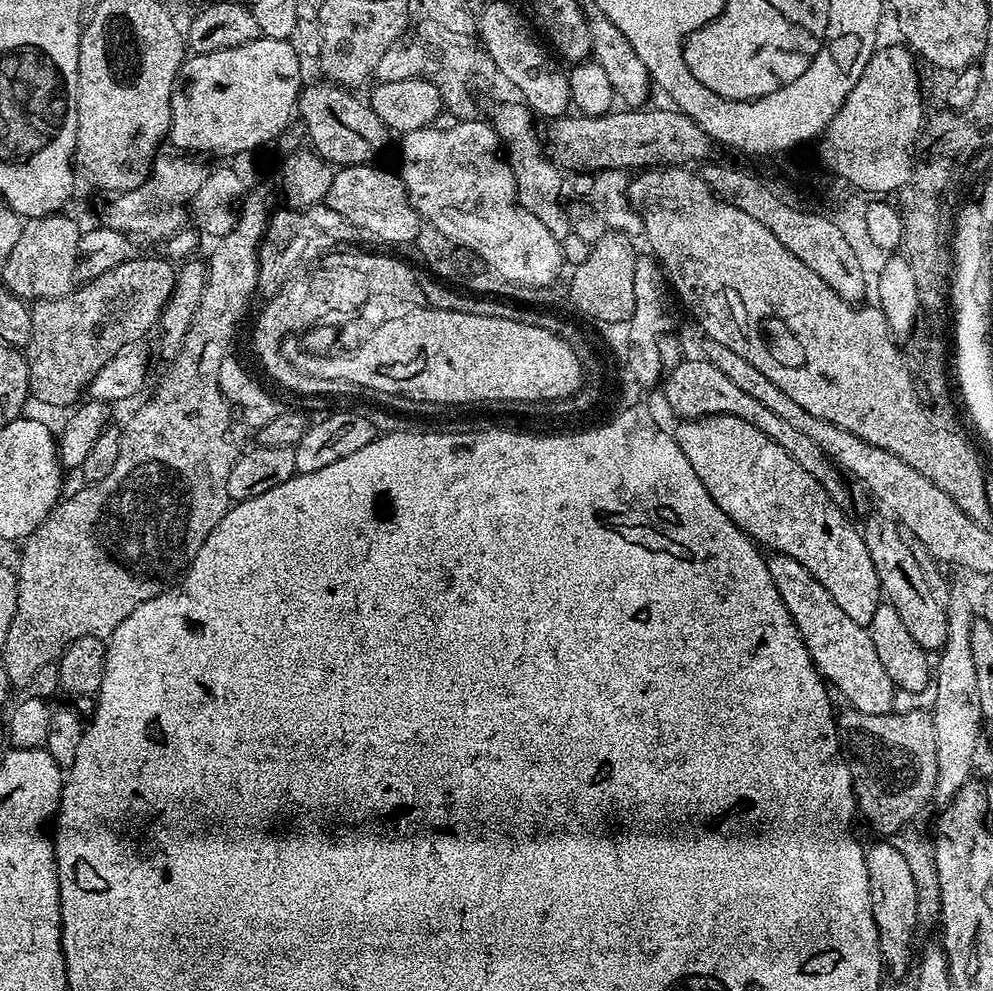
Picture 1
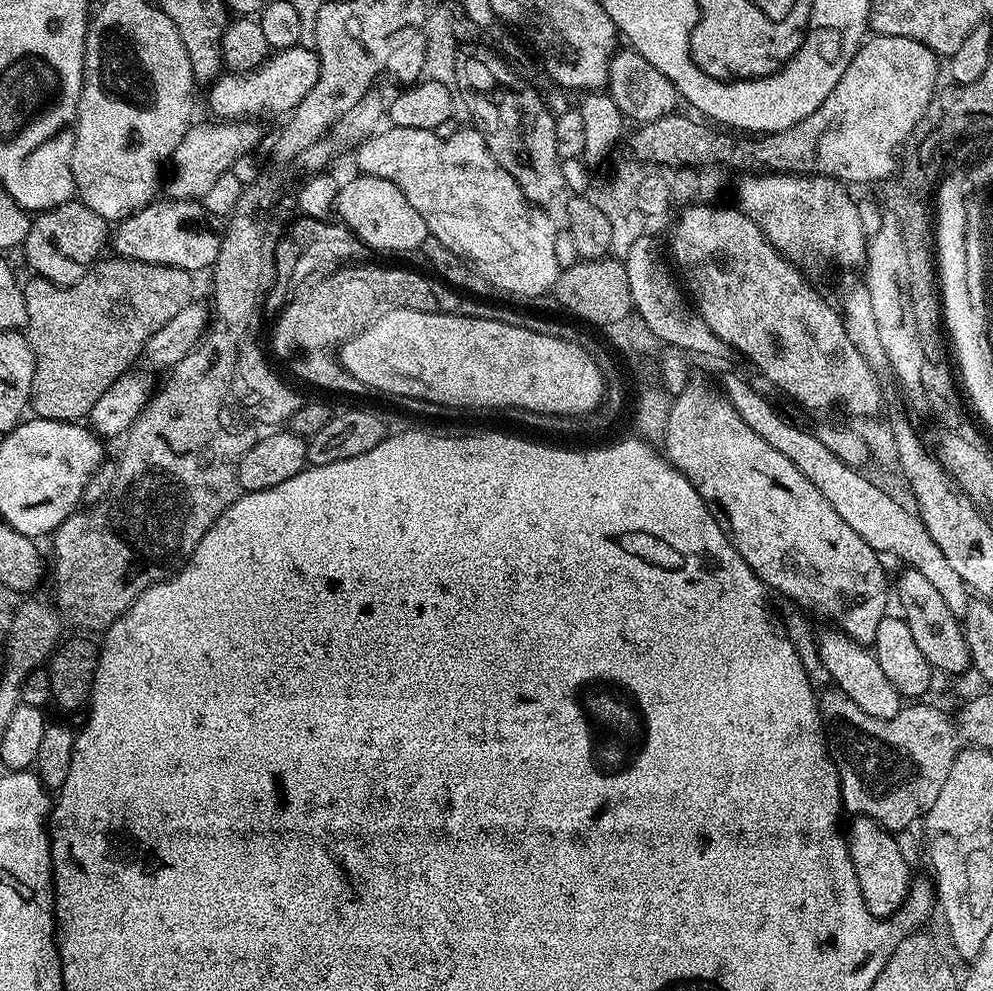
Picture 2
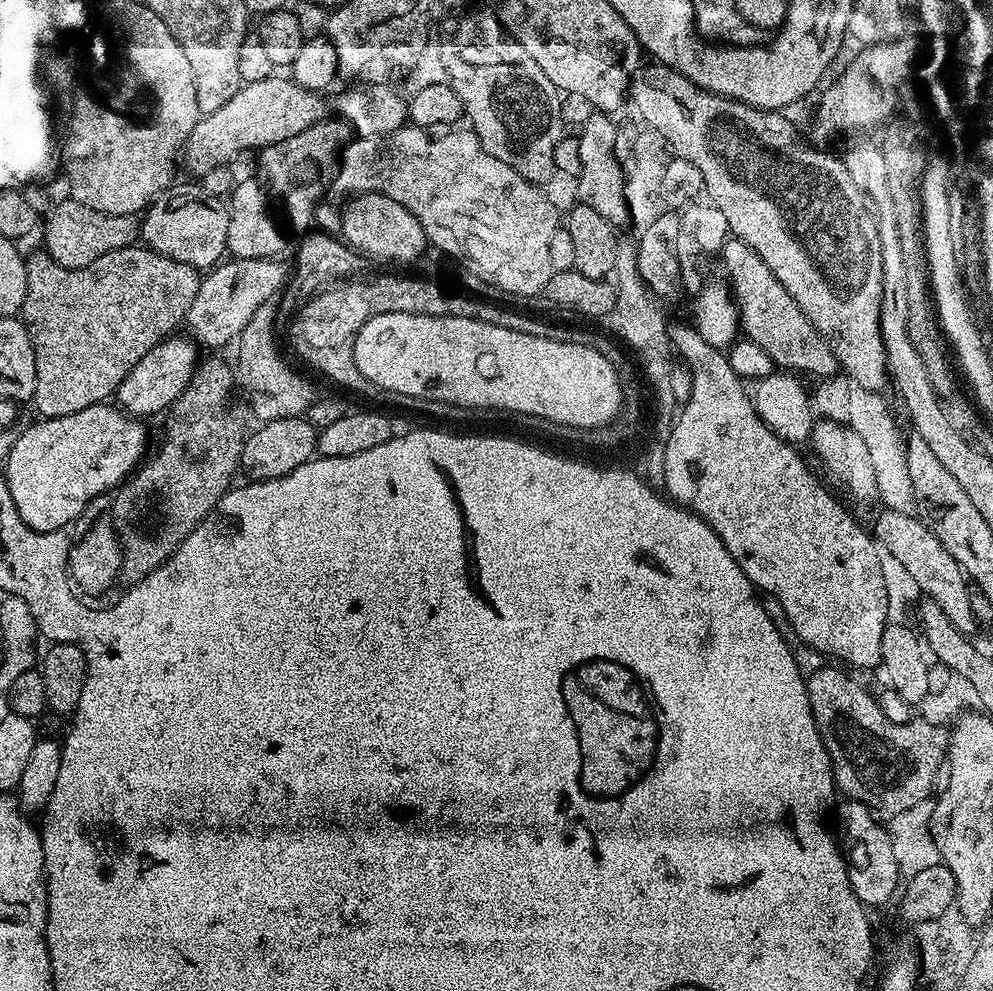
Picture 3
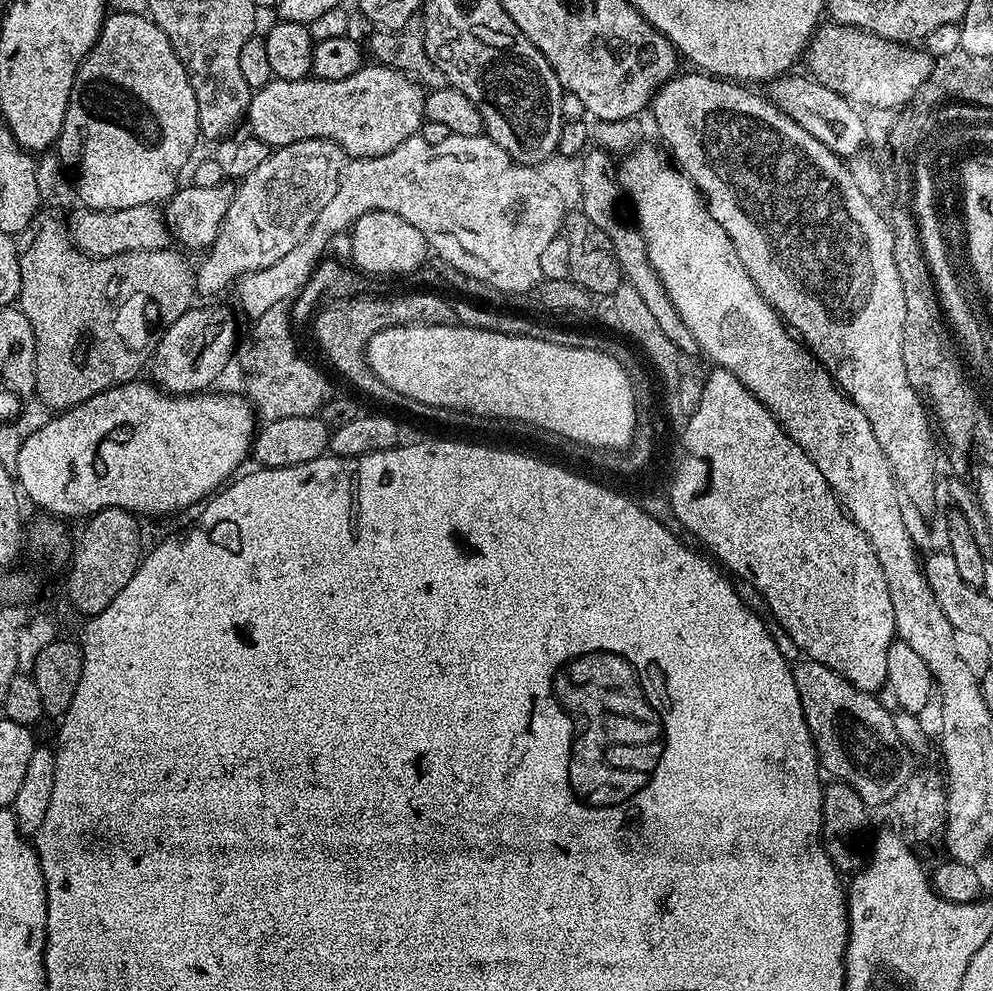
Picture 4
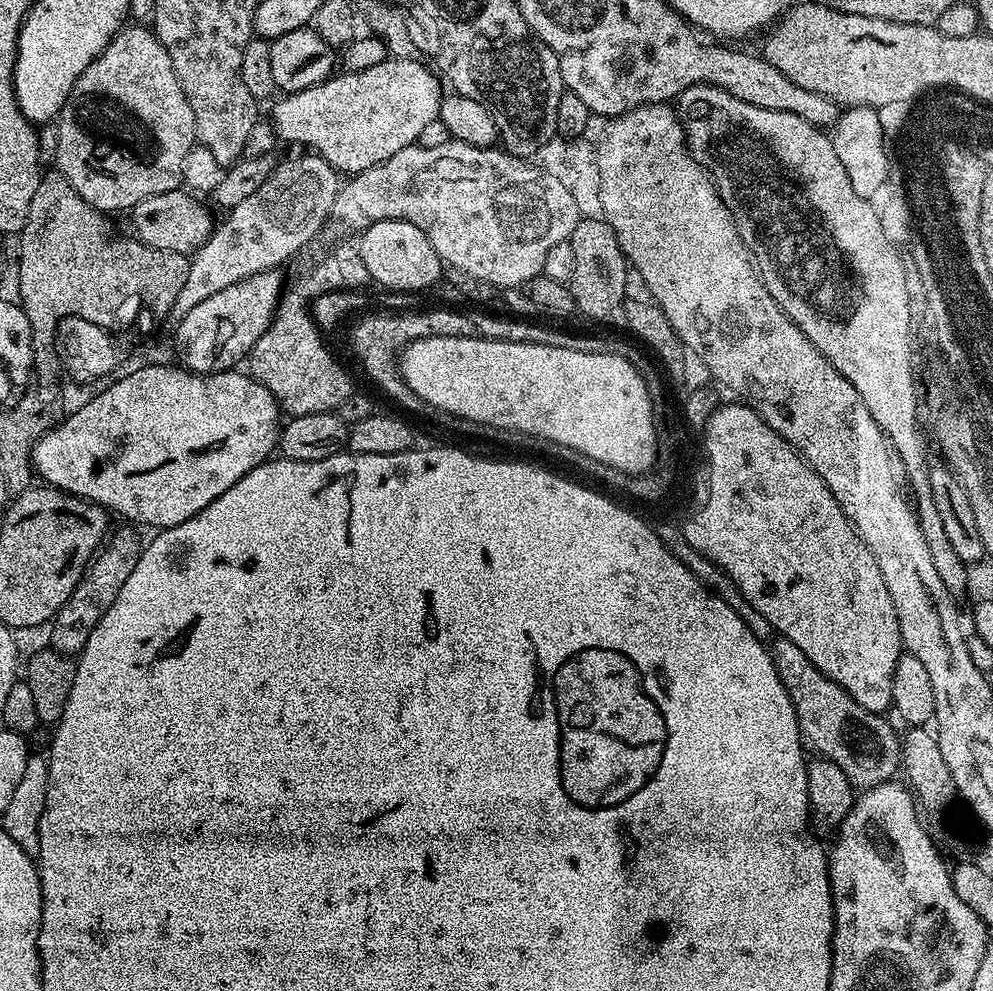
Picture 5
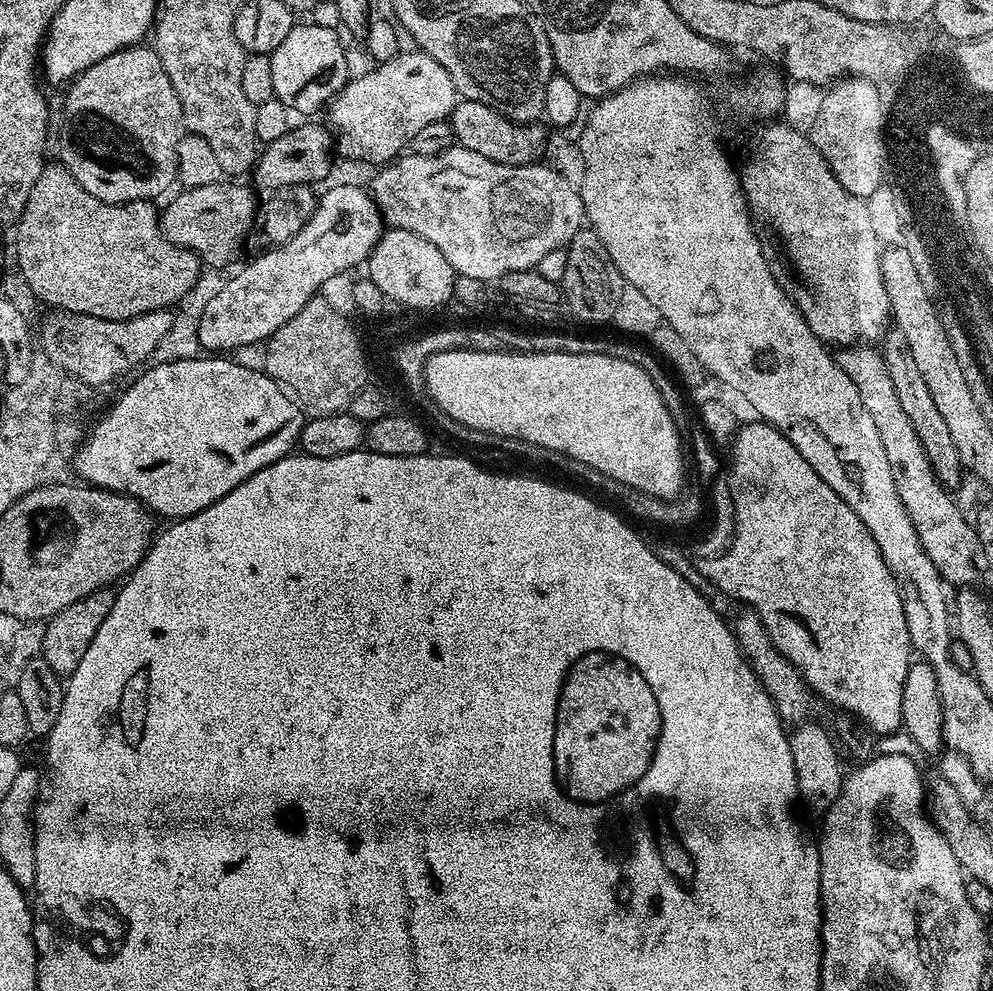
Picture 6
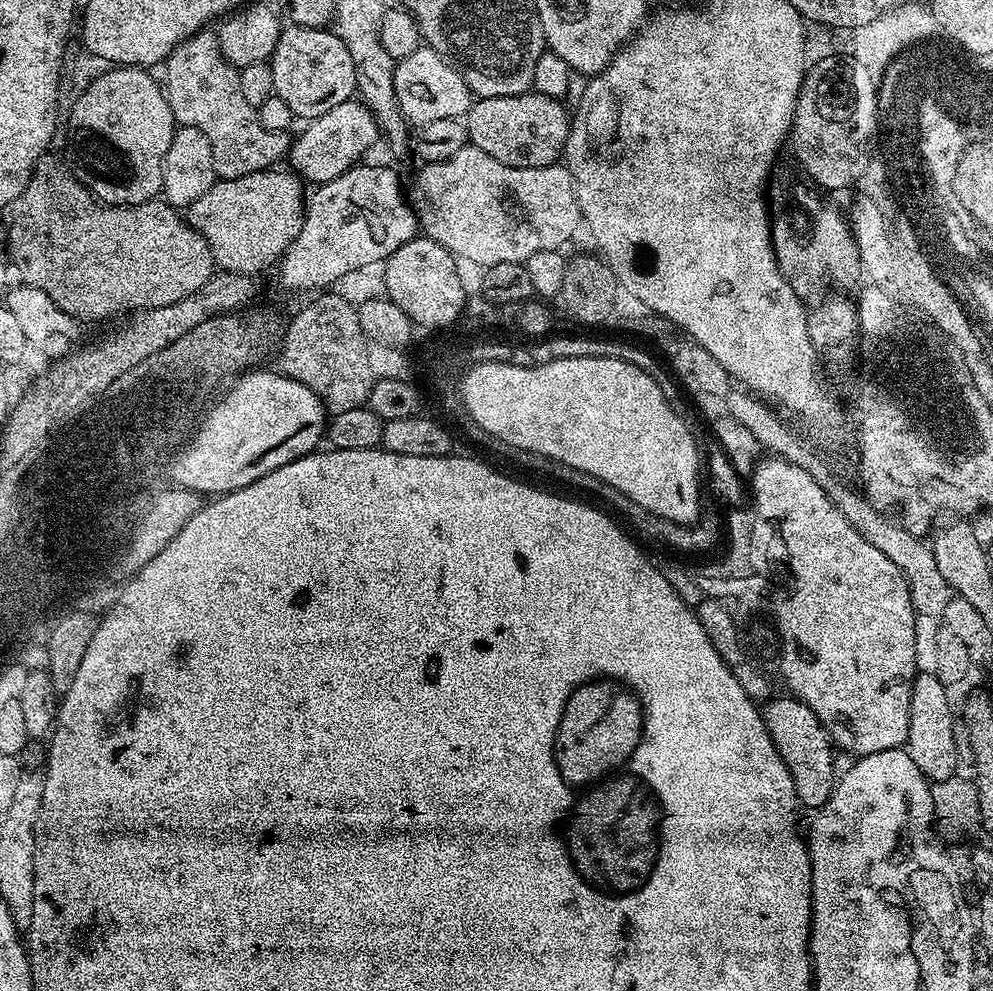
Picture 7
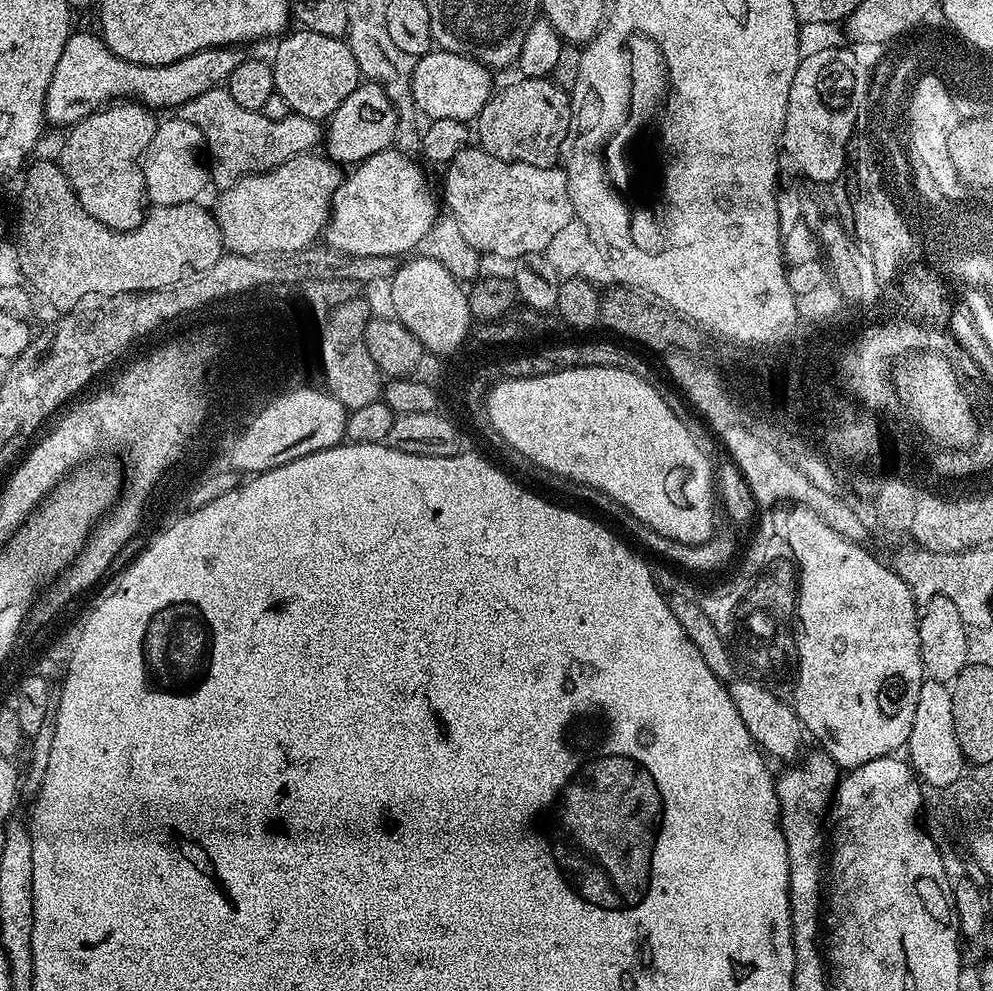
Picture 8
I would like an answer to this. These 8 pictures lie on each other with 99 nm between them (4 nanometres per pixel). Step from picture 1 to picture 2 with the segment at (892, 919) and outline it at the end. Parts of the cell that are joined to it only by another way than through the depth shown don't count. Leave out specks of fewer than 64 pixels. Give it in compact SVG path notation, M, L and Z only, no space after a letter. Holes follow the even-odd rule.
M857 816L851 822L853 824L846 828L846 843L868 915L872 918L891 918L908 897L910 865L906 858L902 858L899 839L889 829L868 816Z

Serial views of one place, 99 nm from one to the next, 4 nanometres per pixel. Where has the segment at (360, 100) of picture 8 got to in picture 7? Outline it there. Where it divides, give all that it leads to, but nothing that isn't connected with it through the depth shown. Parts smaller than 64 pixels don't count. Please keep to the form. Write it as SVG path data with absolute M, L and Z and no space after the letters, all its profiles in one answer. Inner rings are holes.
M353 98L334 106L334 110L326 110L316 120L307 121L300 132L300 137L291 141L286 157L291 171L300 177L301 181L312 186L319 186L338 178L346 170L356 167L363 161L370 146L381 139L380 126L376 123L375 114L361 102Z

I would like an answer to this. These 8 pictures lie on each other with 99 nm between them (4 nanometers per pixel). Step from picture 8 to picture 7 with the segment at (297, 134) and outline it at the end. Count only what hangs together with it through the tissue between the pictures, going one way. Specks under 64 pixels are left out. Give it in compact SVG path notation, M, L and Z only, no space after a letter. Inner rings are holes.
M201 30L193 36L187 36L176 49L168 55L162 65L162 87L164 97L170 102L170 110L174 114L177 125L185 128L197 128L210 138L210 150L214 154L214 170L222 180L242 178L251 172L263 172L277 167L279 160L283 161L288 155L290 136L288 132L266 130L258 118L256 109L246 102L240 85L240 69L225 60L220 49L220 38L215 31Z

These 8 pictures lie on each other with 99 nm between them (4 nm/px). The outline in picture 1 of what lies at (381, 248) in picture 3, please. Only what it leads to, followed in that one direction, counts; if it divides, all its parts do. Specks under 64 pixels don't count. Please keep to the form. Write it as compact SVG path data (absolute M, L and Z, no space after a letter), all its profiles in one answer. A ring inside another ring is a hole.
M350 164L344 167L341 167L339 171L335 173L333 181L330 182L330 188L326 199L327 206L333 208L334 211L337 212L338 215L341 216L344 220L349 220L350 223L353 224L356 228L361 228L364 232L369 232L370 235L373 236L376 240L385 240L388 244L408 244L411 245L417 234L419 234L420 229L422 227L422 221L420 219L419 214L416 212L416 208L412 205L412 199L408 196L408 192L404 188L404 183L400 181L399 175L395 171L387 172L384 168L376 168L380 166L373 166L372 164Z

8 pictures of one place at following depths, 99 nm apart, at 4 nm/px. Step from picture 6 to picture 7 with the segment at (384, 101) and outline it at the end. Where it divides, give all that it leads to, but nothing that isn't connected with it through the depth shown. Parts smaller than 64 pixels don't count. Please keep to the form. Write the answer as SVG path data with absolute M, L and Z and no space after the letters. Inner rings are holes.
M421 46L414 50L414 54L399 60L393 70L393 78L401 112L412 126L423 126L440 118L467 117L474 103L472 91L460 77L459 68L427 46Z

